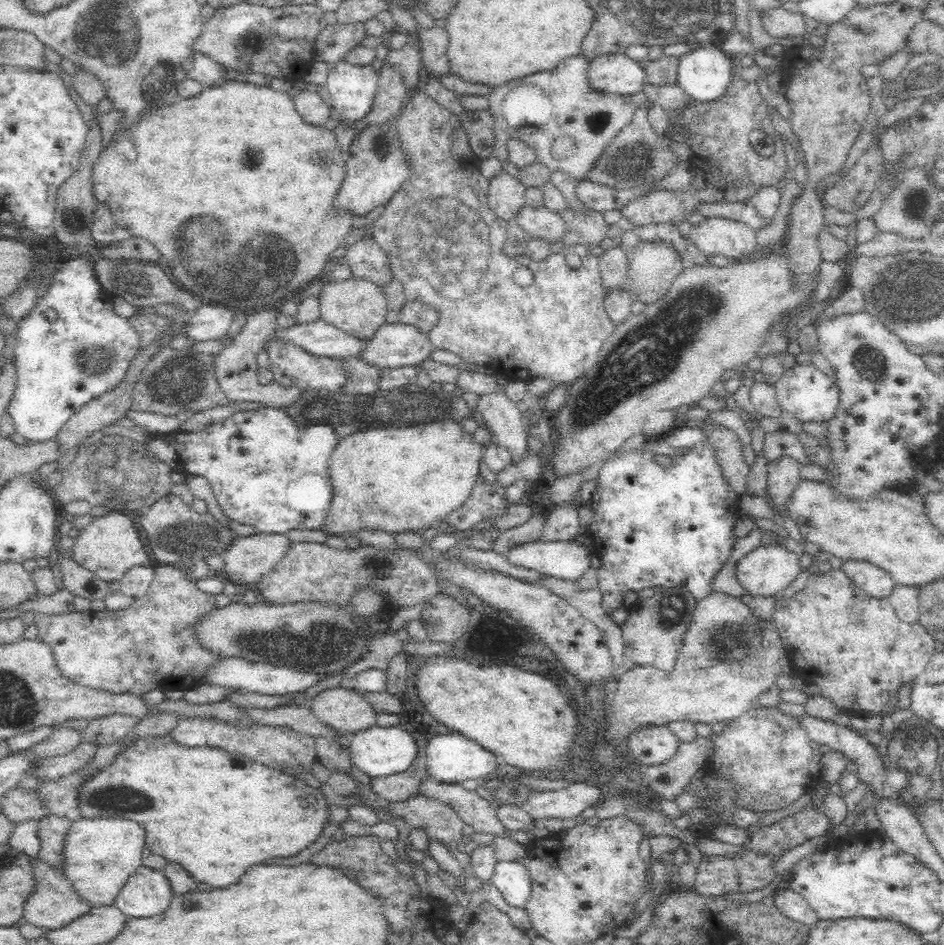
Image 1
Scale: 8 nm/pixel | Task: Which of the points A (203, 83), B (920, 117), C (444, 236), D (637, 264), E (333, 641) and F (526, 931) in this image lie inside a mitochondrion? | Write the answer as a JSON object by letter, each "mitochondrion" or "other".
{"A":"other","B":"other","C":"mitochondrion","D":"other","E":"mitochondrion","F":"other"}

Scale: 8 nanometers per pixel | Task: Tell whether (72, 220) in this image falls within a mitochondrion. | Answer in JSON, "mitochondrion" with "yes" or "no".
{"mitochondrion":"yes"}

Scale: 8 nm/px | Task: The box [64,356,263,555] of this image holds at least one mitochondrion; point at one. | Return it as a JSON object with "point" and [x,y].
{"point":[184,385]}

